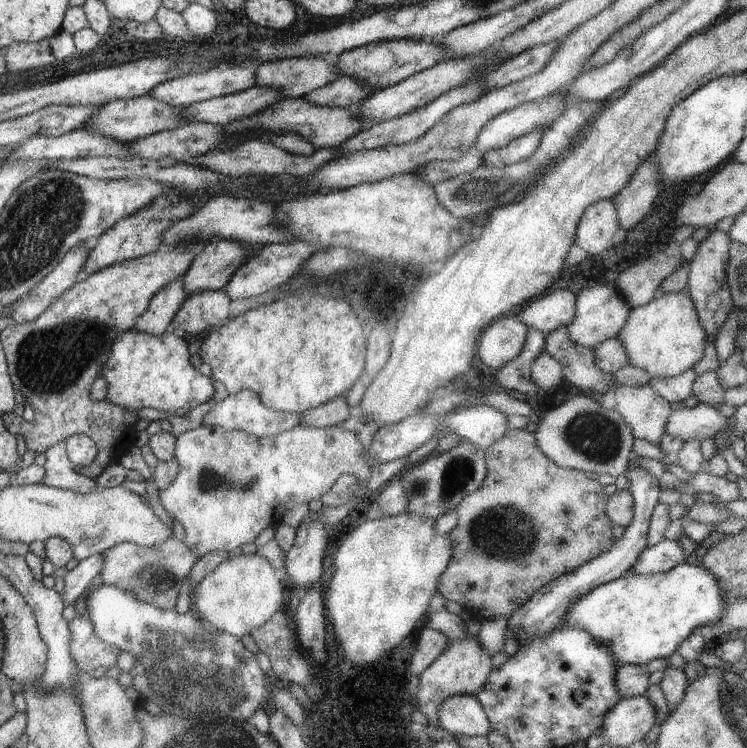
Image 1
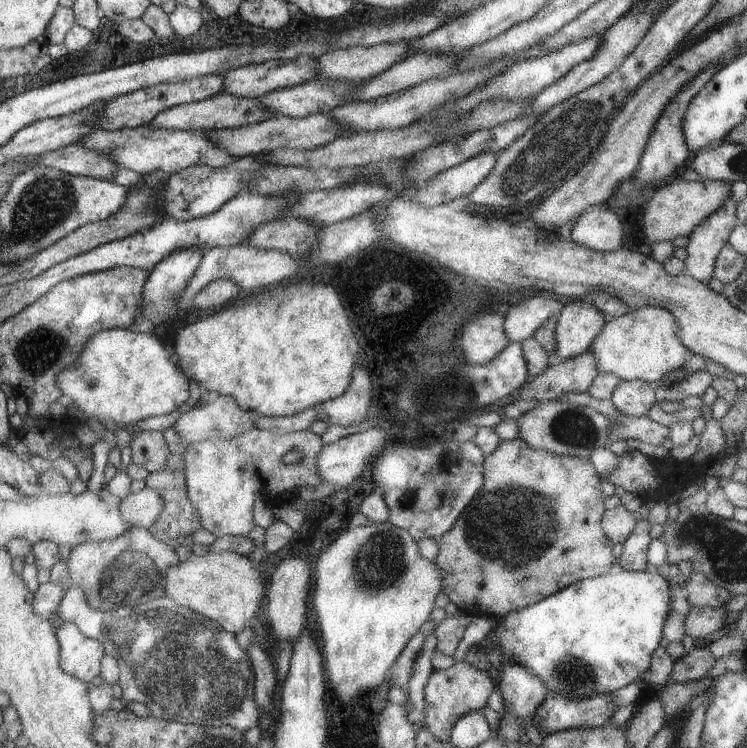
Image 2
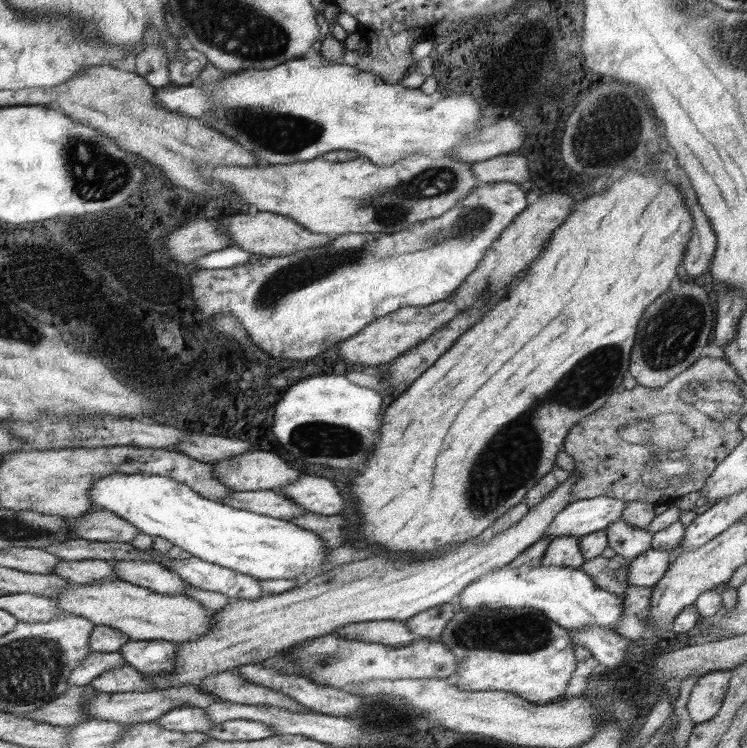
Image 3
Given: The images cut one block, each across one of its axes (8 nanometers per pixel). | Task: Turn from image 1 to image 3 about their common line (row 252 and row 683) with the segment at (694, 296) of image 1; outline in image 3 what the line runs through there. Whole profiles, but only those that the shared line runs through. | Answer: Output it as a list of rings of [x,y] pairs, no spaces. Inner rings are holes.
[[[712,671],[698,679],[692,687],[686,706],[694,724],[704,724],[720,712],[730,677],[731,671]]]

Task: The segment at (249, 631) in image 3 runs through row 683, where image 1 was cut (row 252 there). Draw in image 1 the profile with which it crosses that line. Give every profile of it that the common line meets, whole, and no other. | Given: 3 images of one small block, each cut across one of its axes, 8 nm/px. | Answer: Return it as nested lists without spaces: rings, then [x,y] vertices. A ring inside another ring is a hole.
[[[163,241],[159,244],[158,250],[147,255],[118,262],[104,270],[92,272],[81,277],[74,287],[68,290],[48,308],[43,315],[38,316],[32,322],[24,324],[14,324],[3,331],[4,346],[7,351],[9,367],[12,378],[15,380],[15,387],[23,393],[26,398],[24,404],[30,404],[34,410],[34,420],[24,421],[22,416],[16,413],[4,415],[8,428],[16,434],[23,436],[27,443],[27,450],[35,453],[45,453],[48,448],[52,448],[58,442],[67,440],[72,435],[84,434],[89,436],[97,446],[97,455],[90,466],[77,467],[77,473],[86,475],[90,480],[94,480],[104,472],[104,468],[114,460],[116,450],[126,438],[134,438],[132,426],[137,423],[138,418],[128,412],[128,409],[120,408],[111,402],[96,401],[90,398],[90,390],[94,380],[103,372],[104,364],[111,356],[112,344],[126,330],[133,330],[135,320],[143,315],[143,312],[150,306],[150,302],[155,298],[156,292],[160,292],[166,284],[176,278],[183,278],[195,262],[196,254],[201,251],[201,247],[195,250],[186,250],[168,246]]]

